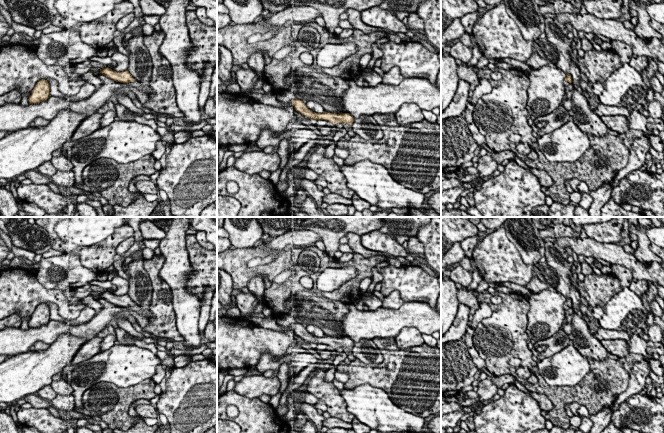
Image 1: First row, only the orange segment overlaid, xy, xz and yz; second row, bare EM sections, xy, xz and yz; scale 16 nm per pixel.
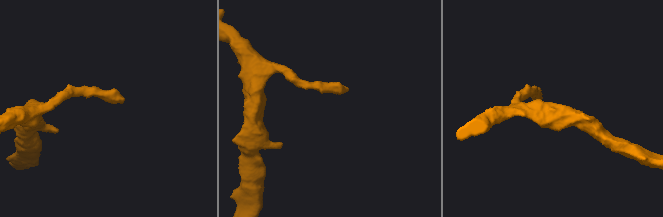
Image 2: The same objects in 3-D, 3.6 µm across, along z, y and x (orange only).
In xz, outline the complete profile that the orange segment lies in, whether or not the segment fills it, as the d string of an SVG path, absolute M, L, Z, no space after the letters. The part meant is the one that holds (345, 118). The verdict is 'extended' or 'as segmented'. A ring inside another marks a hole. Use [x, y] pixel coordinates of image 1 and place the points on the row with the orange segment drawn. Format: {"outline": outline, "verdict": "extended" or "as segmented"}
{"outline": "M293 99L291 101L292 105L294 106L295 110L299 113L301 113L306 118L310 118L312 120L325 120L334 124L349 124L352 125L354 122L354 117L350 115L349 113L330 113L330 112L324 112L324 113L315 113L311 111L306 104L303 103L300 99Z", "verdict": "as segmented"}

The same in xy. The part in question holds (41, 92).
{"outline": "M41 79L31 91L31 95L28 98L29 104L38 104L42 101L46 101L50 97L50 85L47 80Z", "verdict": "as segmented"}

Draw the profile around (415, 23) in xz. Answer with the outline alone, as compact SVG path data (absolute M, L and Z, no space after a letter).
M417 11L411 13L408 16L408 29L411 30L414 34L424 30L424 21L418 15Z

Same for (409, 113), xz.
M404 103L395 113L395 118L400 125L409 125L424 120L422 109L415 103Z

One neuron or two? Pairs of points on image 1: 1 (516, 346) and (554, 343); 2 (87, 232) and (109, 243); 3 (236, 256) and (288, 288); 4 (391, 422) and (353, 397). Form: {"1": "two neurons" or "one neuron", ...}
{"1": "two neurons", "2": "two neurons", "3": "one neuron", "4": "one neuron"}

